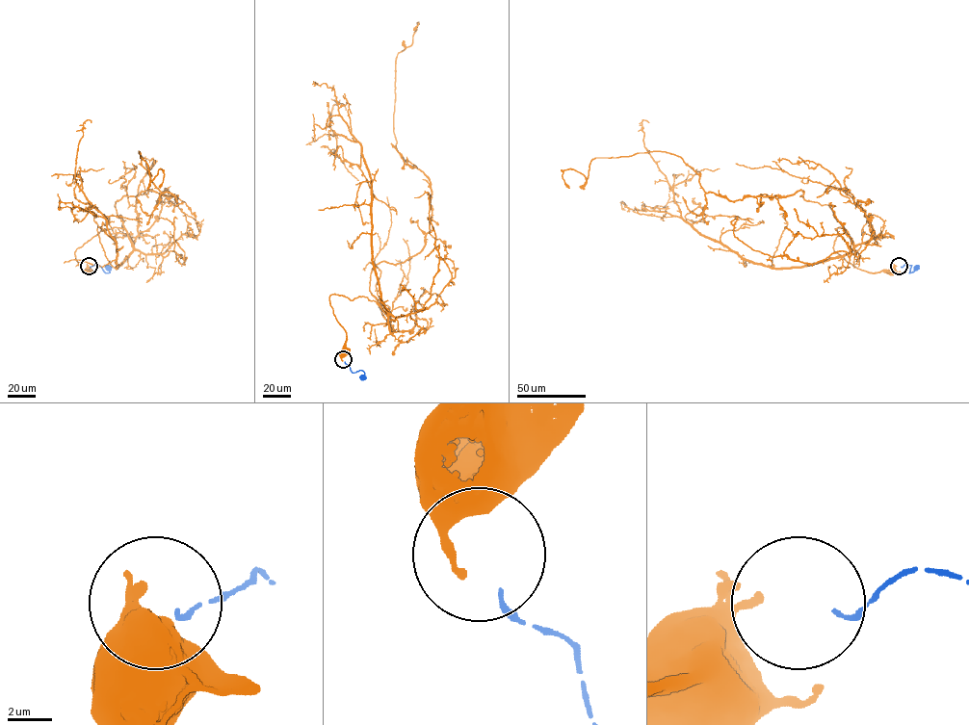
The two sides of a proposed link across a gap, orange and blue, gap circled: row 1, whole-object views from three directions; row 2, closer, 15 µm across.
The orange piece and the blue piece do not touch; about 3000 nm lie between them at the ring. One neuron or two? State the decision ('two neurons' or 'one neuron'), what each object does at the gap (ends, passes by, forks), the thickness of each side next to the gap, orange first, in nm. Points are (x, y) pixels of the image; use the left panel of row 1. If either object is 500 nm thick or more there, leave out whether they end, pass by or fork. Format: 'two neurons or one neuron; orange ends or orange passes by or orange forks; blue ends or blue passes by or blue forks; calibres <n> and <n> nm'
two neurons; orange ends; blue ends; calibres 340 and 220 nm

